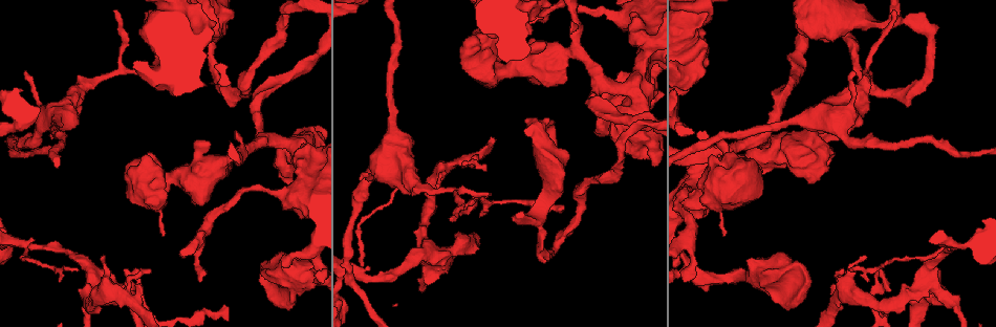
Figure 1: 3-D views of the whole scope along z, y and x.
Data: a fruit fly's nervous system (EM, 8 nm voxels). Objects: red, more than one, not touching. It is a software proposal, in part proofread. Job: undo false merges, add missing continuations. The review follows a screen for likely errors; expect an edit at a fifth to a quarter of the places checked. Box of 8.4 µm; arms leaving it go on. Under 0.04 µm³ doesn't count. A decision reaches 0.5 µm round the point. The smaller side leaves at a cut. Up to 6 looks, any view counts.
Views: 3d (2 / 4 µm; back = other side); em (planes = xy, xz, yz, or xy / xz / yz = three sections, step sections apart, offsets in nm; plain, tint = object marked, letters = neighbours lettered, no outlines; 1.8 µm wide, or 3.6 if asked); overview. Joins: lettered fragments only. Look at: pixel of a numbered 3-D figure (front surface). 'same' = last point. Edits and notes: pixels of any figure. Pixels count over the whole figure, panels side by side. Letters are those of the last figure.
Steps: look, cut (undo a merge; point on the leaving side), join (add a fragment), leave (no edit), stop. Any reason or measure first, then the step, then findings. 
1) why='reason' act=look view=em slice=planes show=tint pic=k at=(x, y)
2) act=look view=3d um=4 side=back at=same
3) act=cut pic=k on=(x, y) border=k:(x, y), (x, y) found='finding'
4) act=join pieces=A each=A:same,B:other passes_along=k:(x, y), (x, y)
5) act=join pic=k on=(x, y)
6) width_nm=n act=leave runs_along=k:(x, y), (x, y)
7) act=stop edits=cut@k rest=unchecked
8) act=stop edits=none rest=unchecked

why='arms part here' act=look view=3d um=2 pic=1 at=(539, 223)

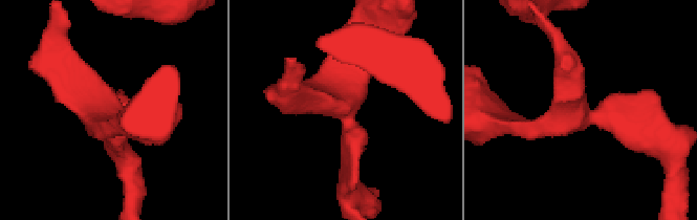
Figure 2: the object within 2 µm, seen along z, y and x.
arms=3 arm_widths_nm=220,220,220 why='shape alone is not enough' act=look view=em slice=planes show=letters pic=2 at=(573, 113)

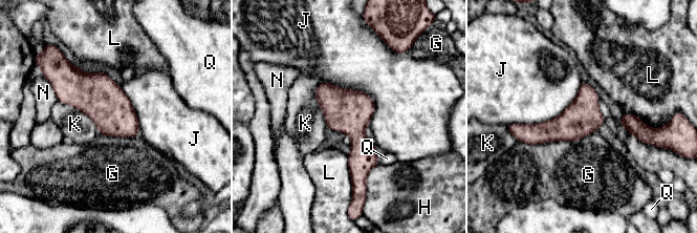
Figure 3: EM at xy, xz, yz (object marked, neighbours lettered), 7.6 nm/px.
longest_contact=J:650nm act=leave each=G:other,H:other,J:other,K:other,L:other,N:other,Q:other border=3:(582, 82), (560, 114), (512, 125) found='all the same cell'

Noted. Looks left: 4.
why='free end' act=look view=3d um=2 side=back pic=1 at=(870, 74)

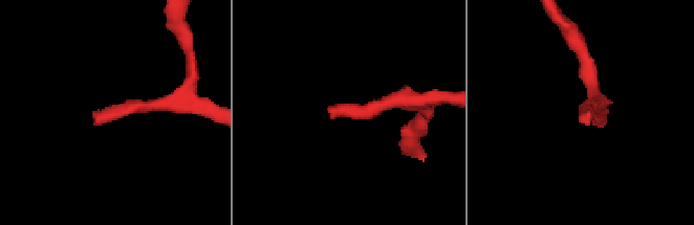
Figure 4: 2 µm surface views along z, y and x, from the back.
why='need the tissue' act=look view=em slice=xy step=8 show=letters pic=4 at=(330, 111)

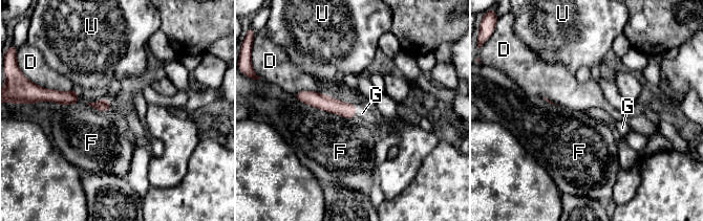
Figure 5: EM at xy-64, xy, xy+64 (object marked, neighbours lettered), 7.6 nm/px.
why='cut it another way' act=look view=em slice=planes show=letters at=same

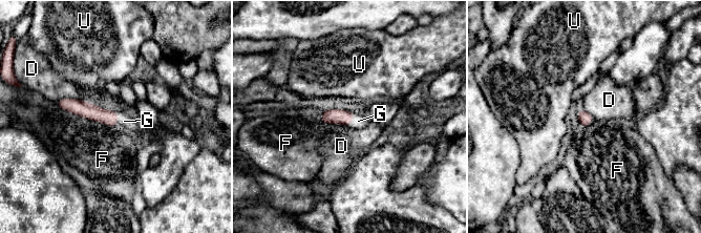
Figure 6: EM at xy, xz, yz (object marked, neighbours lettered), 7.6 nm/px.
width_nm=100 act=join pieces=G each=D:other,F:other,G:same,U:other passes_along=6:(87, 110), (117, 118), (124, 121) found='the cell continues'

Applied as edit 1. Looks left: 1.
act=stop edits=join@6 rest=unchecked

